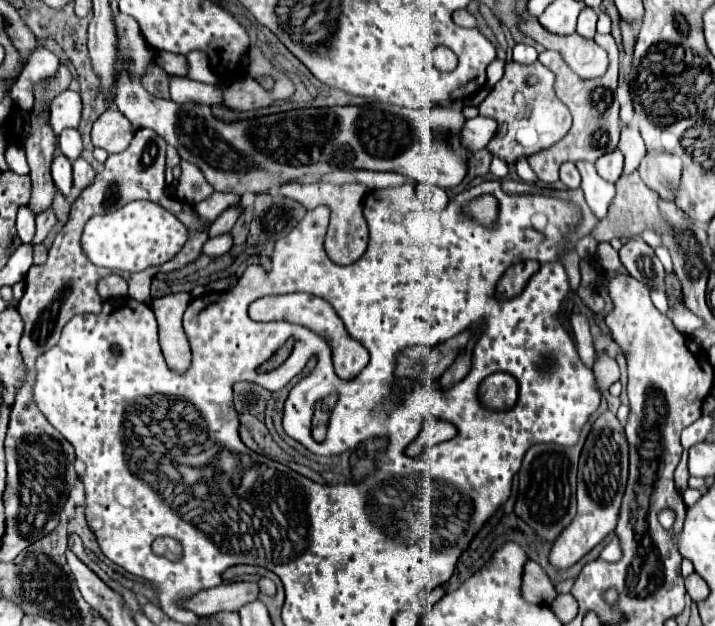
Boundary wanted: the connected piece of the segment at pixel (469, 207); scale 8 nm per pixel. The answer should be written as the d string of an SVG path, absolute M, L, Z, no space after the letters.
M481 196L465 205L465 214L478 222L491 224L497 216L497 200L493 196Z

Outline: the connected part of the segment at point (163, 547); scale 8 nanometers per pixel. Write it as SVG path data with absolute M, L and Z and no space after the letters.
M157 538L153 542L153 552L159 554L159 556L165 556L169 560L177 560L181 556L179 548L181 548L181 544L173 538Z

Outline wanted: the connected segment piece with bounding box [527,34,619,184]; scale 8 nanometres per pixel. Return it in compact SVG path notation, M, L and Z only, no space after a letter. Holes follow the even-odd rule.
M597 34L595 42L601 48L605 48L607 56L609 56L607 74L601 76L601 78L595 78L595 80L583 80L577 74L573 74L573 70L567 68L567 64L563 62L559 52L545 50L545 52L539 54L539 62L555 74L555 86L553 88L555 88L557 98L569 108L569 112L573 116L573 126L561 142L557 142L551 148L541 150L541 152L527 158L533 172L539 176L541 182L547 182L547 184L557 182L559 180L559 166L563 162L579 162L579 160L595 162L599 156L603 156L607 152L613 152L617 148L617 142L619 142L619 124L617 124L619 122L619 102L615 98L615 90L617 90L619 50L617 50L617 44L615 44L611 34L607 34L607 36ZM595 106L605 106L605 112L599 114Z

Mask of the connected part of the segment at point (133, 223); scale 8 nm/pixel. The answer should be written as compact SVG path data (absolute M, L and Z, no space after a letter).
M135 200L111 214L93 216L83 232L83 250L97 266L141 272L145 268L159 266L171 260L183 248L187 238L187 226L171 212L149 200Z

